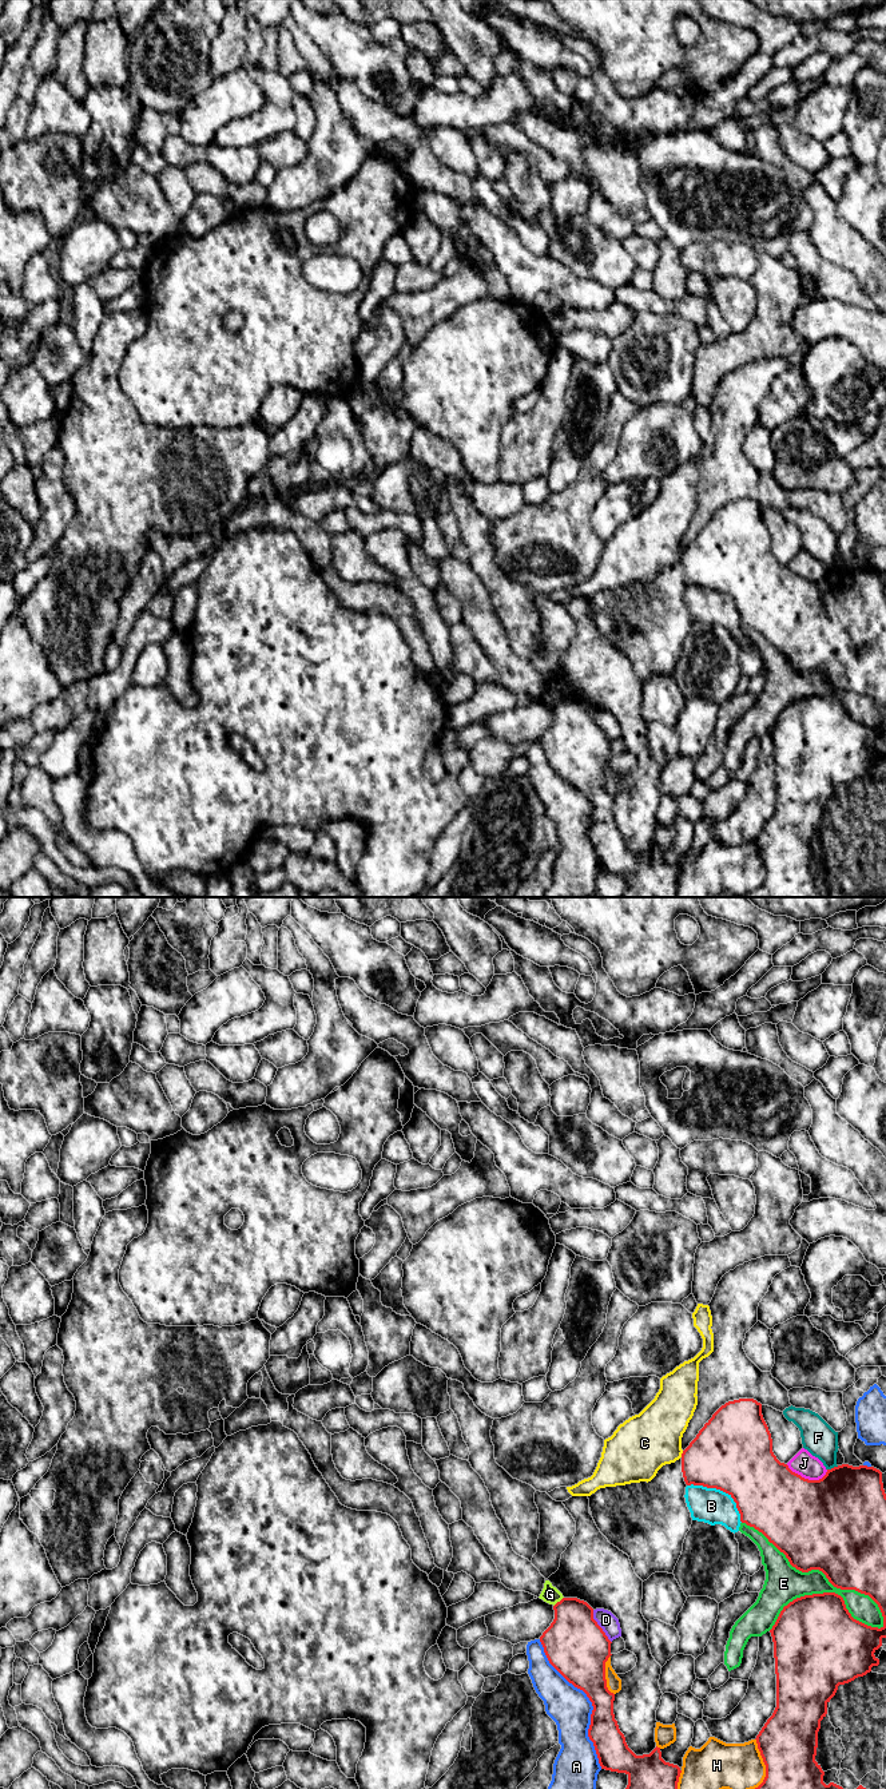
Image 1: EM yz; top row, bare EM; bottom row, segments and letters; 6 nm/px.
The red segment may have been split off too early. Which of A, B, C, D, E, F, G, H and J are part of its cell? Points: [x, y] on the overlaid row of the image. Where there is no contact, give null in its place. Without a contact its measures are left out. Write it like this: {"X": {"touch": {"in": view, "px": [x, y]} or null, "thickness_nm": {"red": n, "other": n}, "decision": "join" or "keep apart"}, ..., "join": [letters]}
{"A": {"touch": {"in": "yz", "px": [591, 1701]}, "thickness_nm": {"red": 280, "other": 240}, "decision": "keep apart"}, "B": {"touch": {"in": "yz", "px": [722, 1490]}, "thickness_nm": {"red": 480, "other": 220}, "decision": "keep apart"}, "C": {"touch": {"in": "yz", "px": [682, 1454]}, "thickness_nm": {"red": 400, "other": 360}, "decision": "keep apart"}, "D": {"touch": {"in": "yz", "px": [599, 1626]}, "thickness_nm": {"red": 380, "other": 110}, "decision": "keep apart"}, "E": {"touch": {"in": "yz", "px": [819, 1570]}, "thickness_nm": {"red": 500, "other": 220}, "decision": "keep apart"}, "F": {"touch": {"in": "yz", "px": [834, 1467]}, "thickness_nm": {"red": 460, "other": 200}, "decision": "keep apart"}, "G": {"touch": {"in": "yz", "px": [557, 1602]}, "thickness_nm": {"red": 340, "other": 110}, "decision": "keep apart"}, "H": {"touch": {"in": "yz", "px": [765, 1764]}, "thickness_nm": {"red": 360, "other": 280}, "decision": "keep apart"}, "J": {"touch": {"in": "yz", "px": [807, 1479]}, "thickness_nm": {"red": 500, "other": 150}, "decision": "keep apart"}, "join": []}

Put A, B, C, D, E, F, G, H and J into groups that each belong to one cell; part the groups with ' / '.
A / B / C / D / E / F / G / H / J

